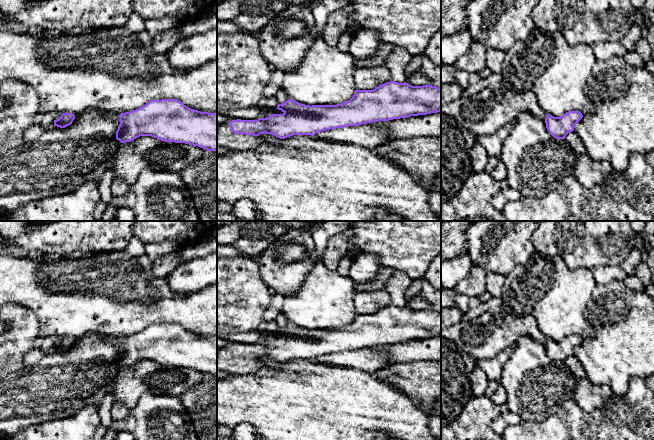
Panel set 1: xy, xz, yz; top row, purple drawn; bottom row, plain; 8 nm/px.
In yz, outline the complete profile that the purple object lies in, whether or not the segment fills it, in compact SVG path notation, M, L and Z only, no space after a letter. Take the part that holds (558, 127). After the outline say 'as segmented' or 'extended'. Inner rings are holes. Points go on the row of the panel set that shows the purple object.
M569 111L560 117L546 115L545 123L549 133L556 139L565 139L569 132L574 131L574 126L582 119L579 111Z; as segmented

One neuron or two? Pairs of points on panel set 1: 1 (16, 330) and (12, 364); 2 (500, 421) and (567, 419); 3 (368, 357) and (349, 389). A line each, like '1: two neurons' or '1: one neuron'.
1: one neuron
2: two neurons
3: two neurons

